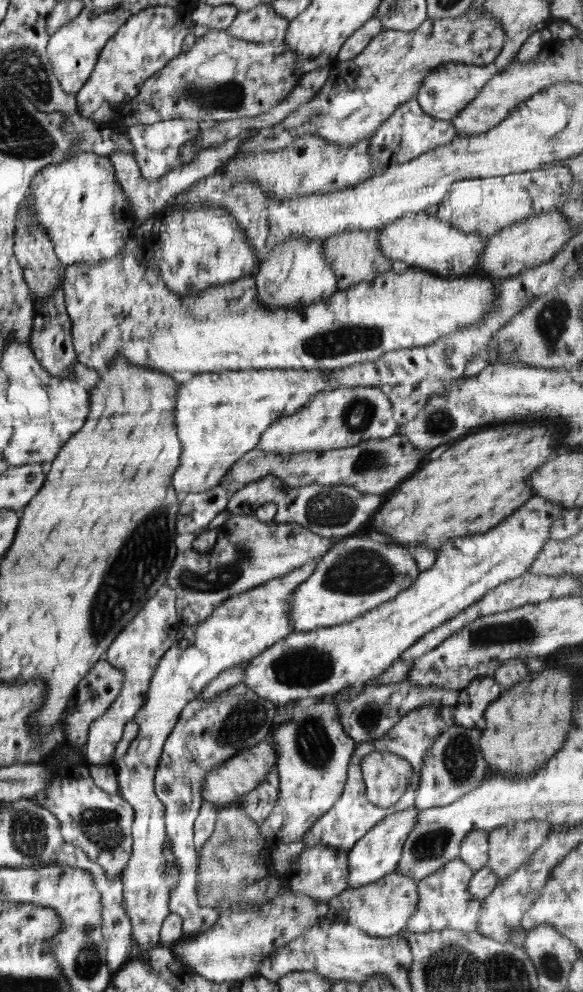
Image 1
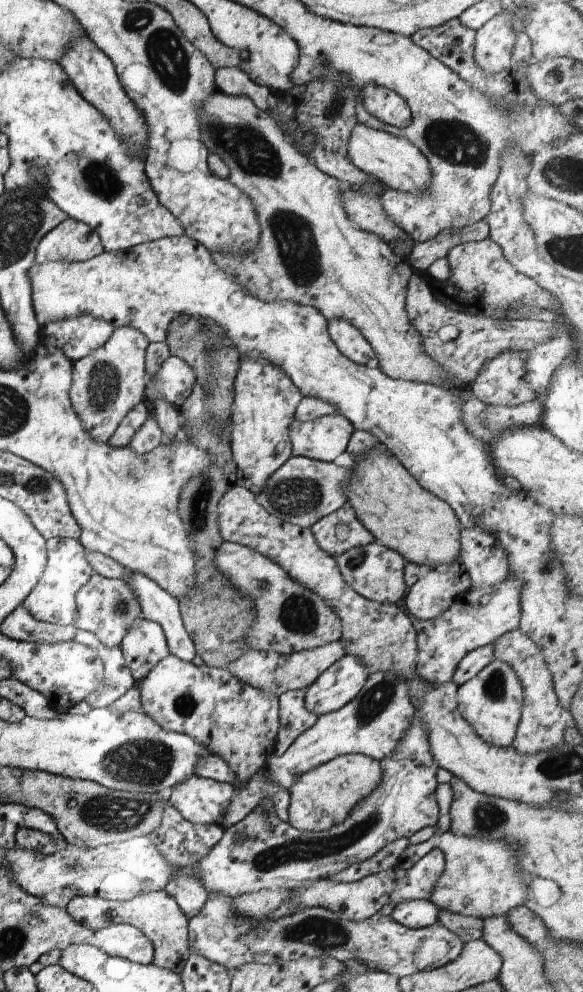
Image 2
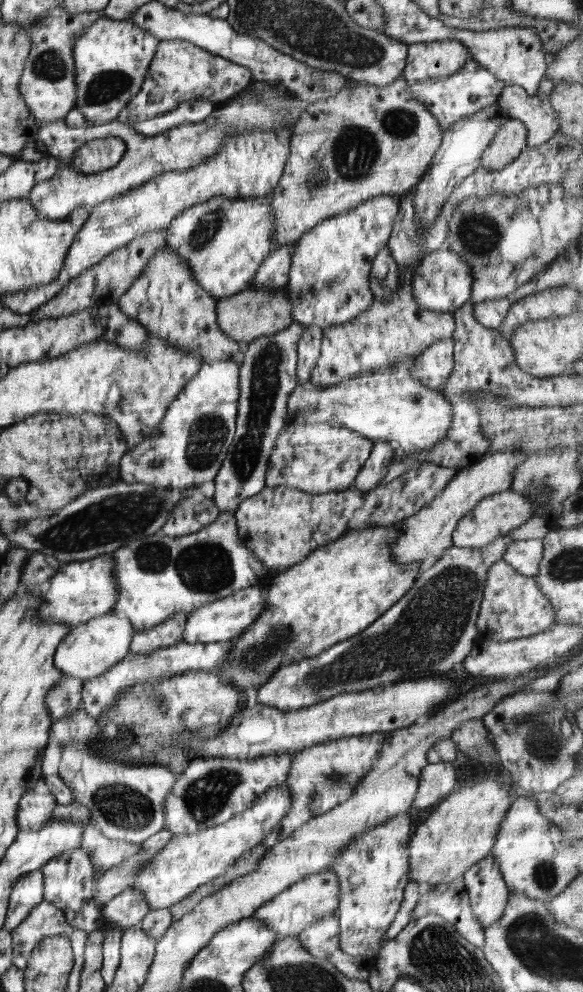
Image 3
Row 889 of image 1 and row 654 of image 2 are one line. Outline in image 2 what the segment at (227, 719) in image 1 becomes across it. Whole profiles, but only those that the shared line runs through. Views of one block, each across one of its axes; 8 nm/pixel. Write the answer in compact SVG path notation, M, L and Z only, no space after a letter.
M126 568L126 572L128 572L128 580L124 580L124 582L128 584L128 588L132 590L132 594L138 600L142 616L148 620L157 622L163 628L169 652L172 656L176 656L176 658L180 658L180 660L186 662L192 662L197 652L192 637L185 629L180 614L179 600L158 586L158 583L148 578L148 576L144 576L140 572L132 572L128 568Z

